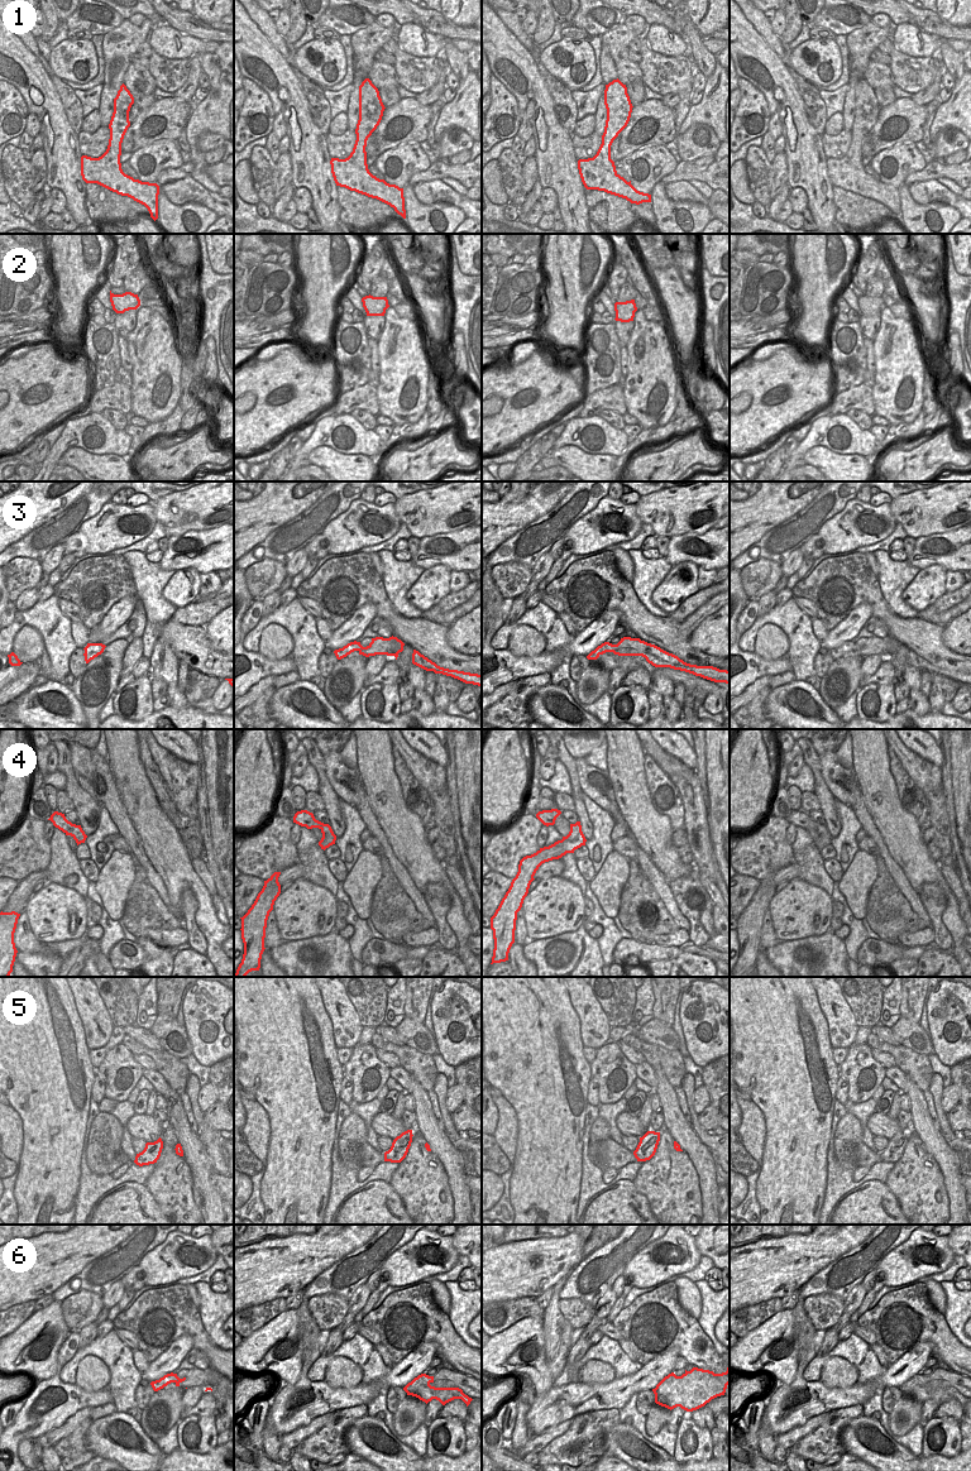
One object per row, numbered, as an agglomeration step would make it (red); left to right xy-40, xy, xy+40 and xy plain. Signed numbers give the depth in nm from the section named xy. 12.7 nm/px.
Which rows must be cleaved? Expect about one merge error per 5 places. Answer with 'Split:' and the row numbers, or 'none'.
Split: 4, 6

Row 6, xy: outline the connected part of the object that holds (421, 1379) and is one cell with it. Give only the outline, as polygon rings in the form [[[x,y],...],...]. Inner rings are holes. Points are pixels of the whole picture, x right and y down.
[[[421,1374],[417,1377],[415,1377],[411,1383],[408,1383],[403,1390],[405,1391],[413,1391],[417,1386],[422,1384],[430,1384],[434,1383],[434,1376],[429,1376],[426,1374]]]

